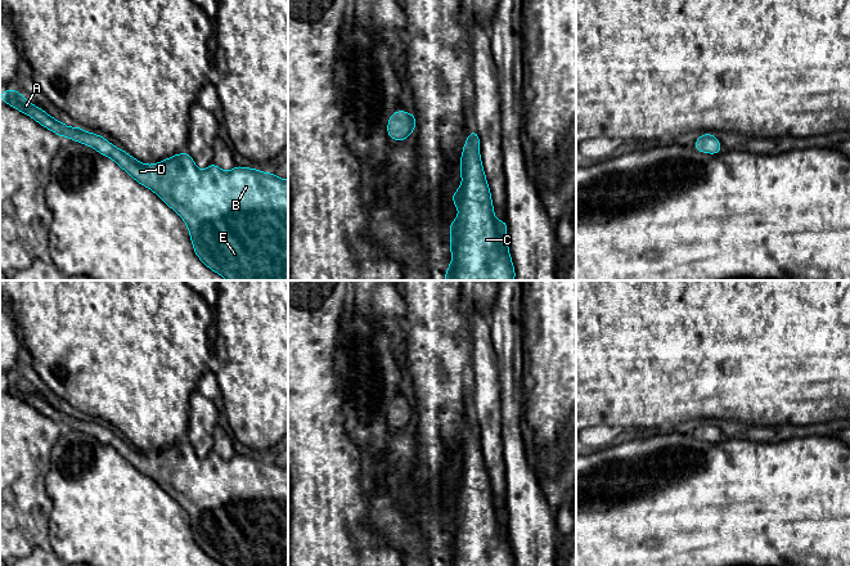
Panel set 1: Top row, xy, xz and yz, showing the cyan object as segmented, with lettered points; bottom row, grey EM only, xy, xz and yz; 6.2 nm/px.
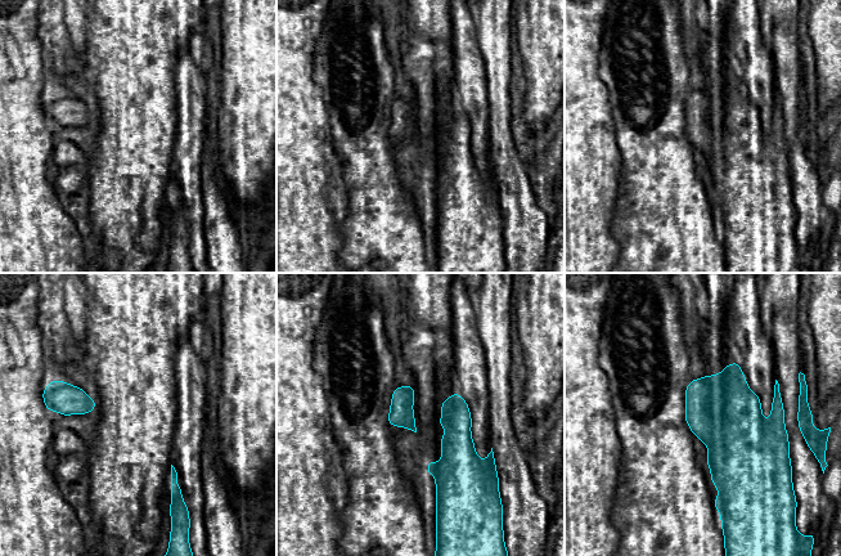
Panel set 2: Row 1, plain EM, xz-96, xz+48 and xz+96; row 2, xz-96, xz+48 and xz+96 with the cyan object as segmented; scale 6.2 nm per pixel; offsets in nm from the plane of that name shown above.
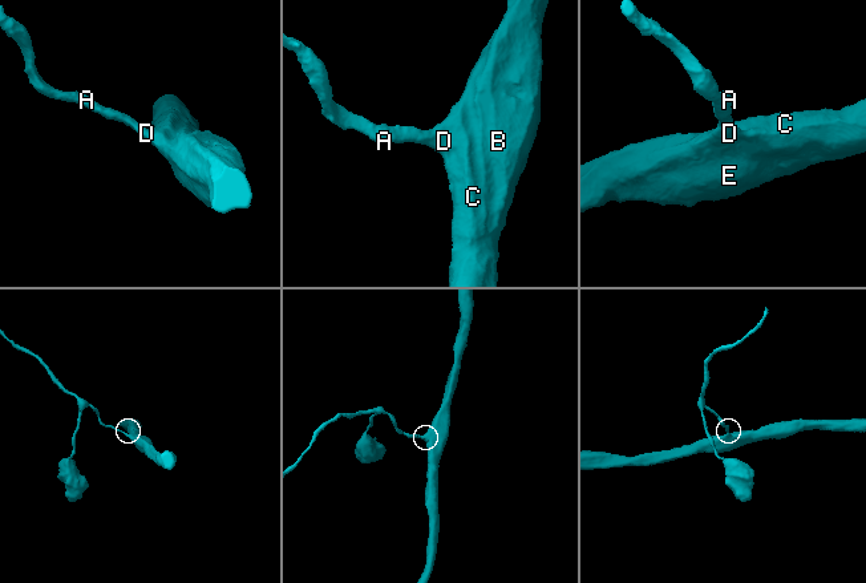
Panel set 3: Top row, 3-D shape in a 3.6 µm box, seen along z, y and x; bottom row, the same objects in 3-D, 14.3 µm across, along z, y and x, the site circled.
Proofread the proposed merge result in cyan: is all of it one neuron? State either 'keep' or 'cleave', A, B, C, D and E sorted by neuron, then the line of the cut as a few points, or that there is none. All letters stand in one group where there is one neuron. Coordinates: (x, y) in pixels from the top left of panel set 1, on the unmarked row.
keep | A B C D E | no cut

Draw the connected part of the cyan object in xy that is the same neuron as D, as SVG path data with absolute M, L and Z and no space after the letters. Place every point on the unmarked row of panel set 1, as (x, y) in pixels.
M13 377L0 386L60 426L67 424L111 445L139 472L153 479L185 509L195 543L215 561L224 566L288 566L288 468L240 454L222 459L211 452L199 459L186 440L144 453L103 424L54 408Z

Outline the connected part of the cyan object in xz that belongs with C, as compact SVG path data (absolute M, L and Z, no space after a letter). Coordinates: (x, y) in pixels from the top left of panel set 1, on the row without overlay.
M473 417L466 428L459 458L462 473L453 481L453 491L457 493L459 502L450 511L453 548L445 566L514 566L516 560L507 530L507 511L494 504L490 476L480 445L480 426Z

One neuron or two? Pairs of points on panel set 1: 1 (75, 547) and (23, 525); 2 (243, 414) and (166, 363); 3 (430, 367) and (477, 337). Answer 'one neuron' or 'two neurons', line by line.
1: two neurons
2: two neurons
3: two neurons

